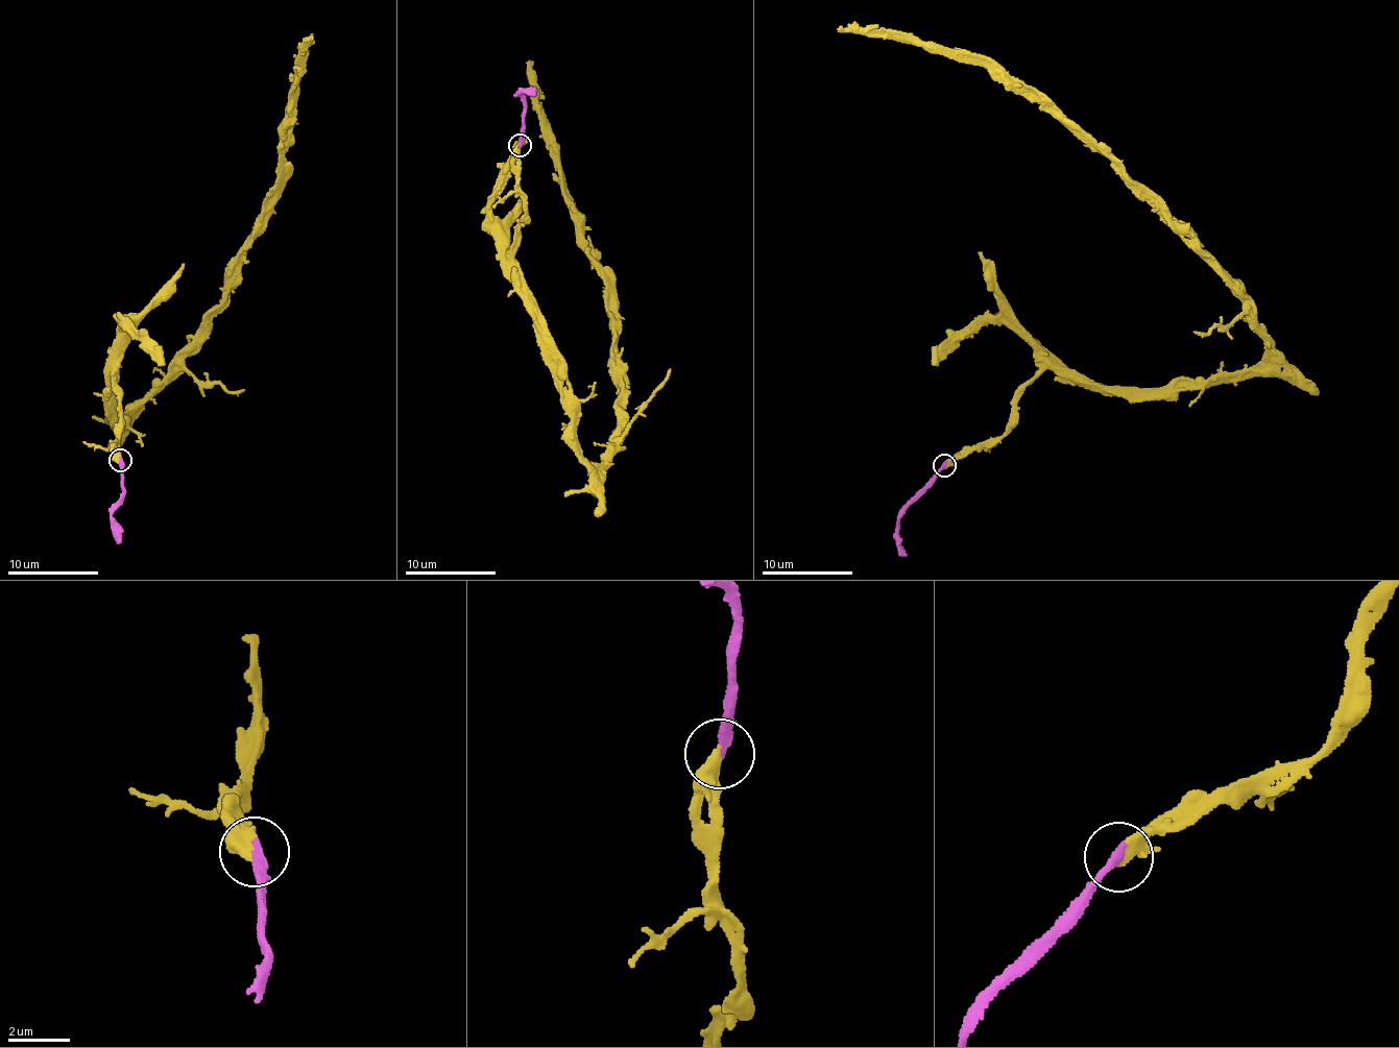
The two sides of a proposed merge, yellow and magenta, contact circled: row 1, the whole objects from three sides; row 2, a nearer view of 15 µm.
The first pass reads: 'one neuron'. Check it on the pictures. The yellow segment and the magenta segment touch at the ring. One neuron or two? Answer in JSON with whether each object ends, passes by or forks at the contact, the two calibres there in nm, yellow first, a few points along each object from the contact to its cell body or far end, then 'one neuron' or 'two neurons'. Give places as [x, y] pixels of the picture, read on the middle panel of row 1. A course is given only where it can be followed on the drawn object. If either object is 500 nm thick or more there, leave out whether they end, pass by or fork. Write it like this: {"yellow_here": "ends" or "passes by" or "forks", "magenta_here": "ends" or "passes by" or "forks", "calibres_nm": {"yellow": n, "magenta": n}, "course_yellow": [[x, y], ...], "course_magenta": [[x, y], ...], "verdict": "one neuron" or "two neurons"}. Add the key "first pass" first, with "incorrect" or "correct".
{"first pass": "correct", "yellow_here": "ends", "magenta_here": "ends", "calibres_nm": {"yellow": 480, "magenta": 320}, "course_yellow": [[520, 146], [513, 282], [572, 437], [601, 464], [624, 389], [607, 285], [564, 199], [531, 62]], "course_magenta": [[520, 146], [526, 108], [516, 94], [522, 92], [535, 95]], "verdict": "one neuron"}

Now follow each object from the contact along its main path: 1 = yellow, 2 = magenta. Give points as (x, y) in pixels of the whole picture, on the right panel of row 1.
1: (944, 466), (1007, 430), (1045, 368), (1200, 387), (1265, 345), (1208, 256), (1047, 104), (839, 26)
2: (944, 466), (901, 511), (898, 543), (906, 556)

